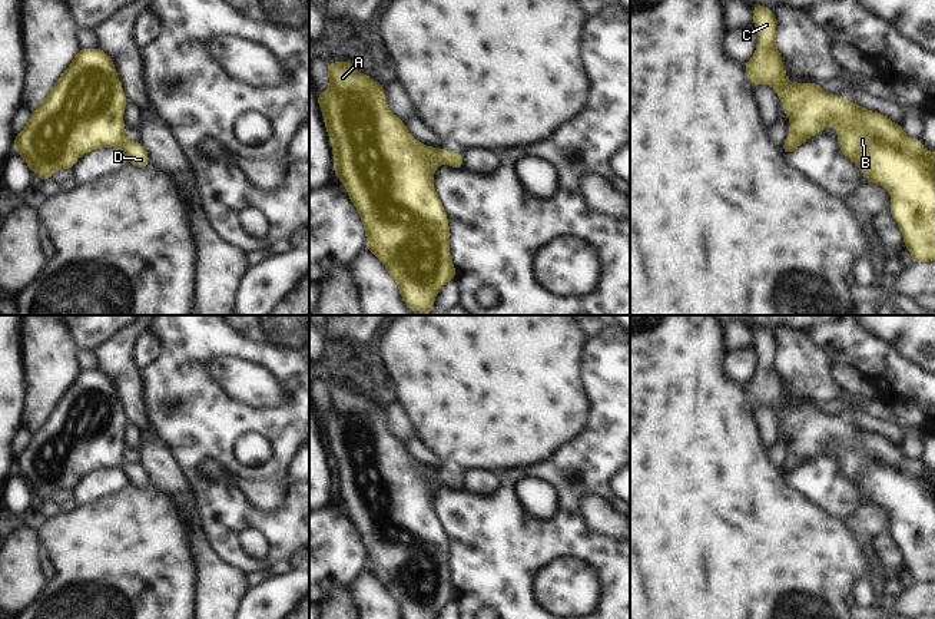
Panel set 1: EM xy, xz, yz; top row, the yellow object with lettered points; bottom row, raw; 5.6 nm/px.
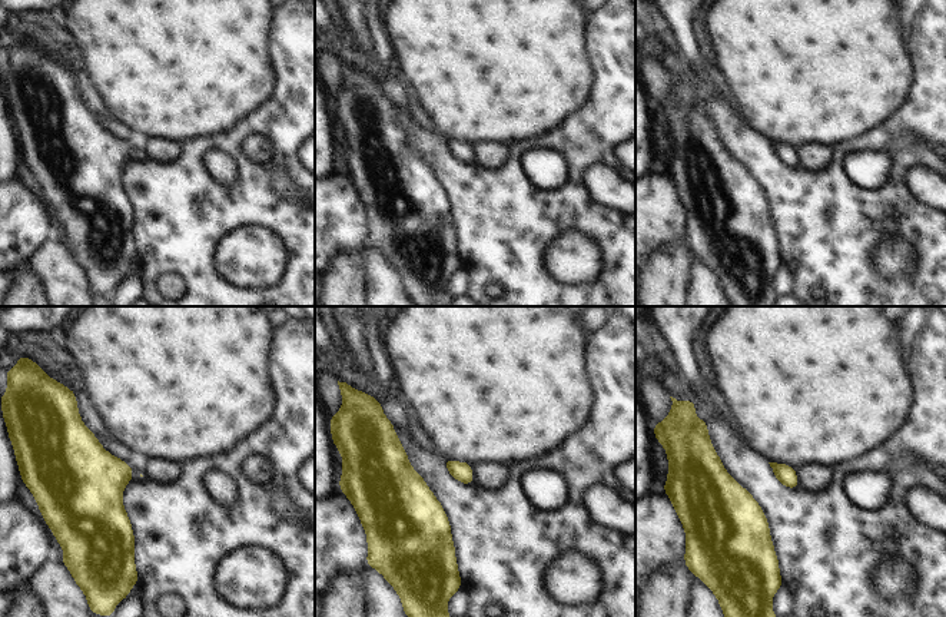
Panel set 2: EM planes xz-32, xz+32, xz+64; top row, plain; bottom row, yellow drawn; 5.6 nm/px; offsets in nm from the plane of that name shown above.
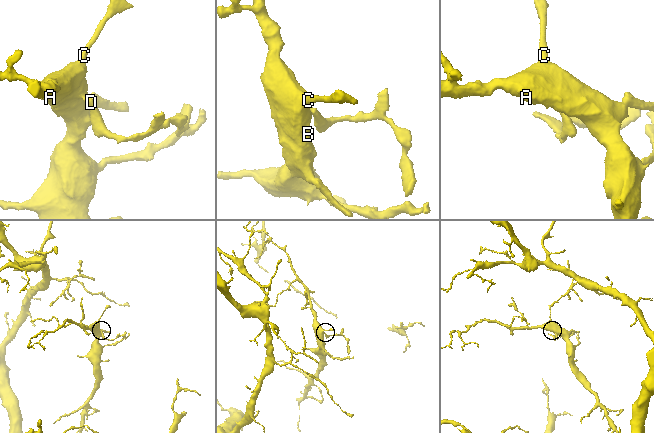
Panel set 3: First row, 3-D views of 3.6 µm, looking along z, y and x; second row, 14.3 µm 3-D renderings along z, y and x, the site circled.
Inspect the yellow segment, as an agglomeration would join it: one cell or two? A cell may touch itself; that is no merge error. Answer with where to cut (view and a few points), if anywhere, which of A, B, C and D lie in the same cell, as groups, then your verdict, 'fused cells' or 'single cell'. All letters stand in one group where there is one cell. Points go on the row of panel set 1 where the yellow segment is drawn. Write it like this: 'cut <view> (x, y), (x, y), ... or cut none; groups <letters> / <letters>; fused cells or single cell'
cut none; groups A B C D; single cell

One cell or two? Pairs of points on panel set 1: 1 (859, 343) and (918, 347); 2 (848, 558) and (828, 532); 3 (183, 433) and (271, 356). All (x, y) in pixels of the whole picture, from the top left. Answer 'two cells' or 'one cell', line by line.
1: two cells
2: one cell
3: one cell

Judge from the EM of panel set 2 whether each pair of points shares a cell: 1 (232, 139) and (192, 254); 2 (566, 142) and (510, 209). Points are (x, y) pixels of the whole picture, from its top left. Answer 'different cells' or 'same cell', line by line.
1: same cell
2: same cell

